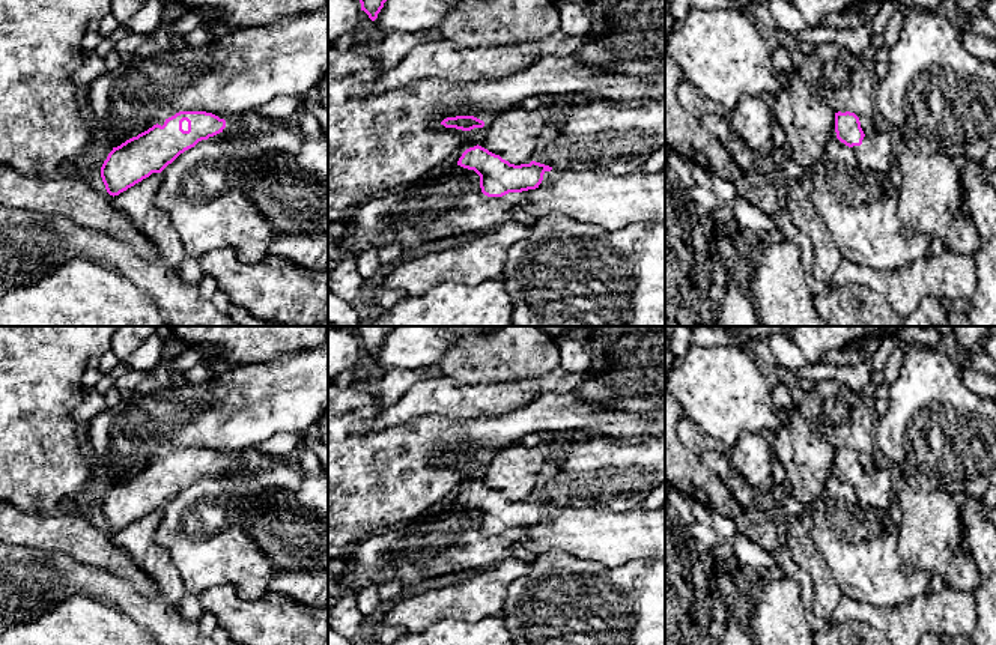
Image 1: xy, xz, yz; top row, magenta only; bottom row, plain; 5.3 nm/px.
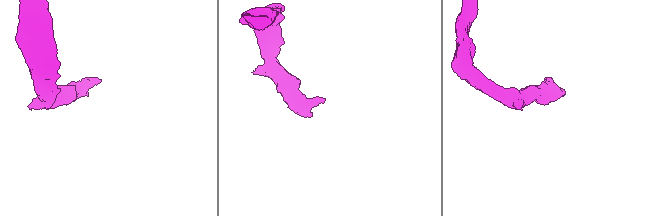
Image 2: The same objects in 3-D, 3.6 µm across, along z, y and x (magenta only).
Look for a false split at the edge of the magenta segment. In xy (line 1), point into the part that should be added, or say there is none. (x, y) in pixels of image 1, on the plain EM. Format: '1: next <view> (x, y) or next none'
1: next xy (250, 462)

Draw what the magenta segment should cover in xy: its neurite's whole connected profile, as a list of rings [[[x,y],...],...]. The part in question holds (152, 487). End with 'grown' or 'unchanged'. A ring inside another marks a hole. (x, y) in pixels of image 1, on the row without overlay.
[[[179,448],[108,490],[101,514],[110,532],[119,532],[152,510],[161,510],[181,490],[202,477],[247,475],[265,472],[275,462],[257,448],[242,453],[215,453],[206,448]]] | grown

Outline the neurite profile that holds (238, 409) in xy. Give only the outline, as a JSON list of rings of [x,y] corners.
[[[328,331],[320,344],[278,355],[269,362],[239,364],[199,385],[173,383],[146,395],[134,394],[89,422],[89,442],[117,484],[179,448],[242,453],[283,432],[302,435],[326,406]]]

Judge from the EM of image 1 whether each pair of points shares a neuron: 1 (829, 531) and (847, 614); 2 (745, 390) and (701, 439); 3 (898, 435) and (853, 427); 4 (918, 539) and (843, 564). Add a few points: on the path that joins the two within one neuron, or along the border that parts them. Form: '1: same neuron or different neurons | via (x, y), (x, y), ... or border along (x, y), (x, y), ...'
1: different neurons | border along (846, 594), (879, 608)
2: different neurons | border along (683, 414), (704, 432), (718, 438), (727, 448)
3: different neurons | border along (876, 418), (874, 447)
4: different neurons | border along (898, 525), (898, 555), (907, 566), (921, 572)

